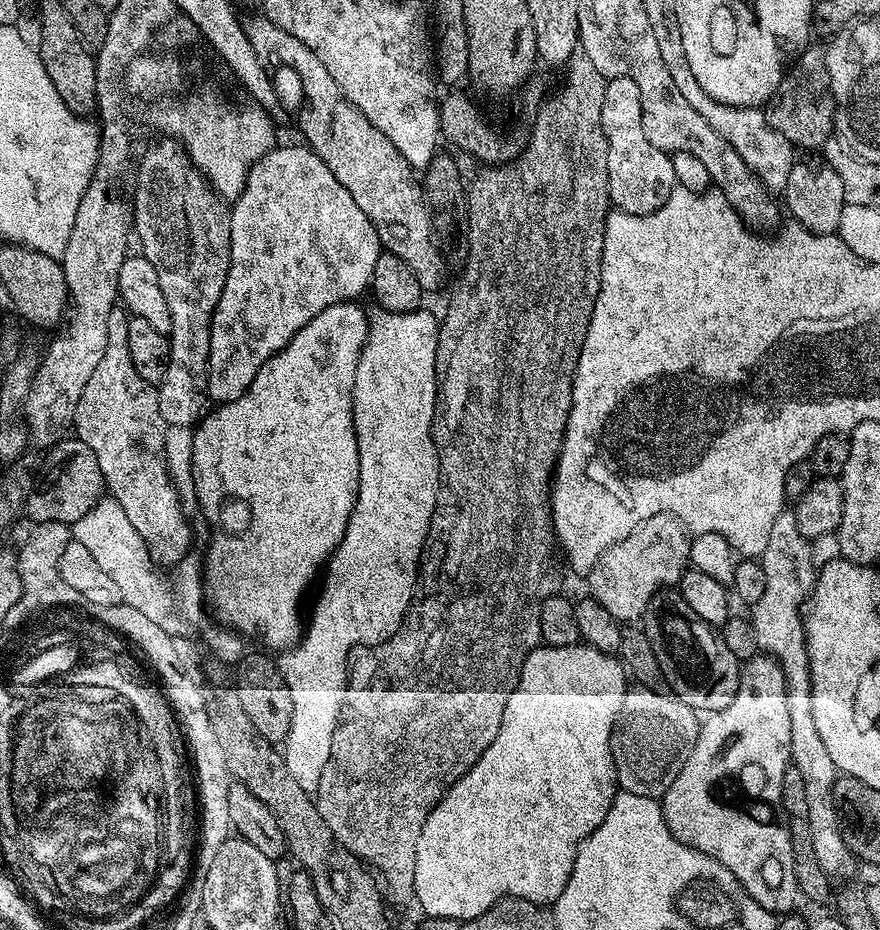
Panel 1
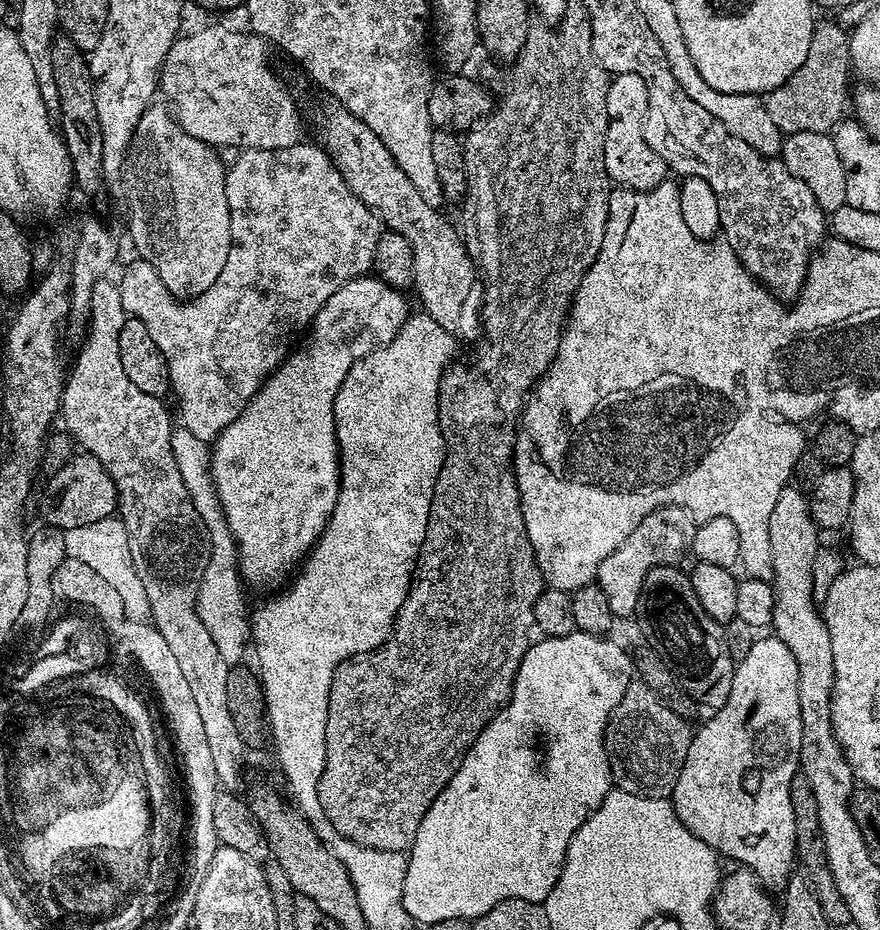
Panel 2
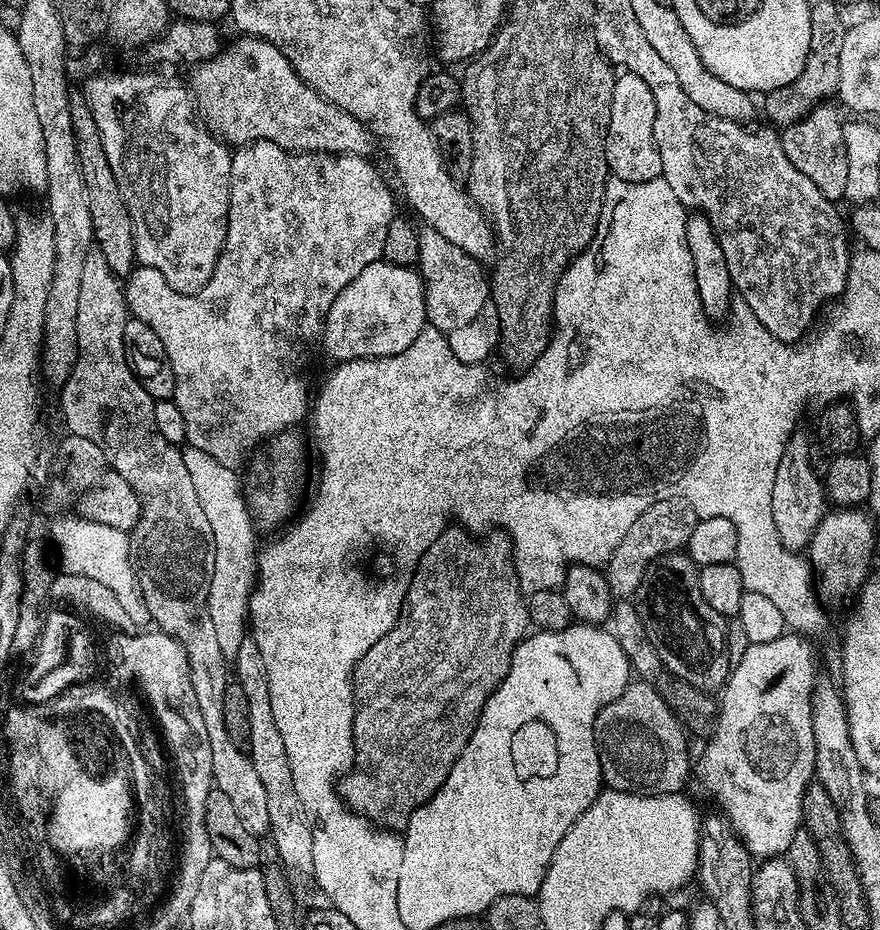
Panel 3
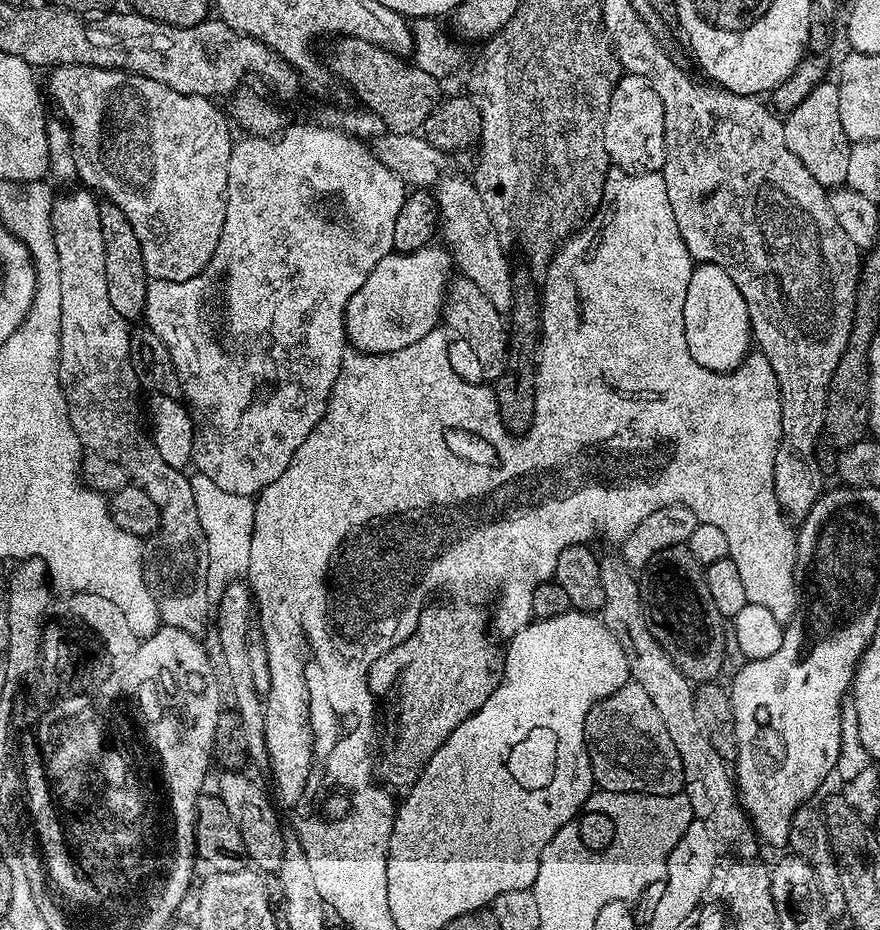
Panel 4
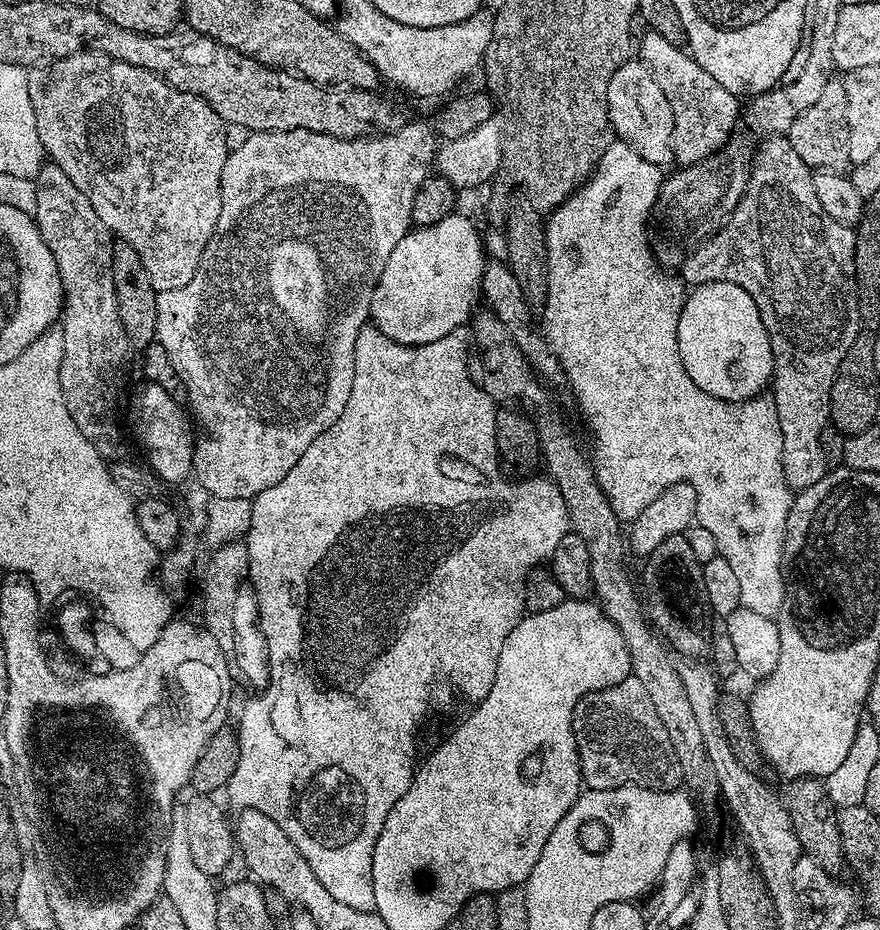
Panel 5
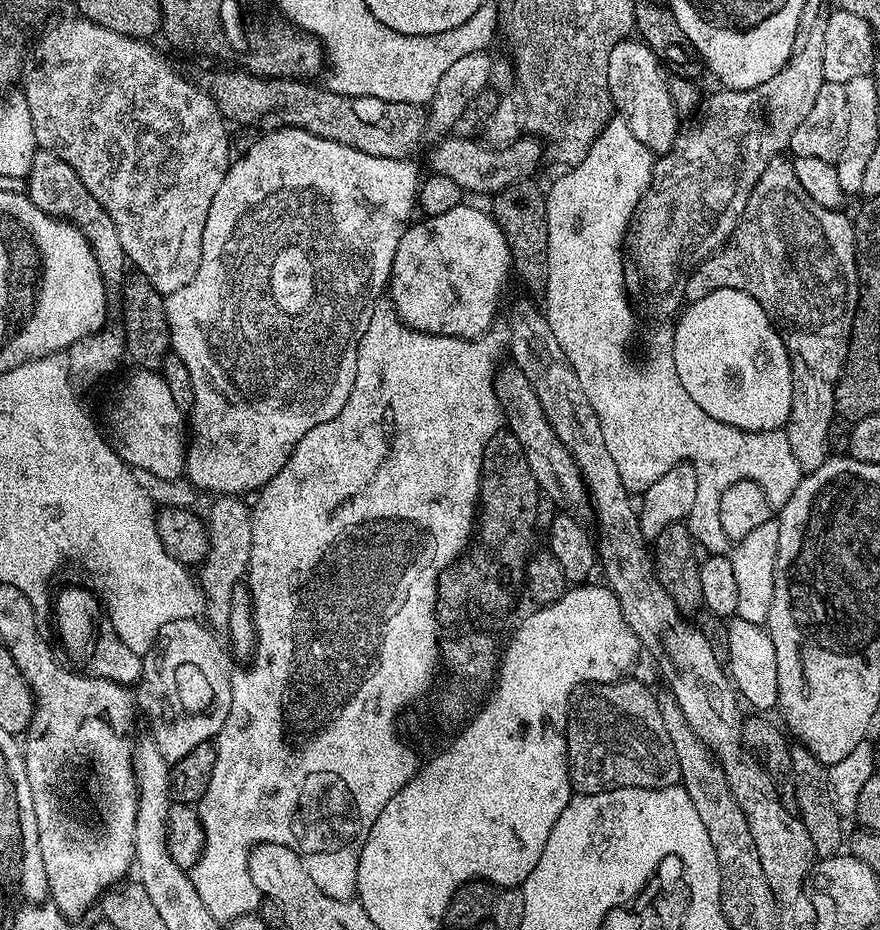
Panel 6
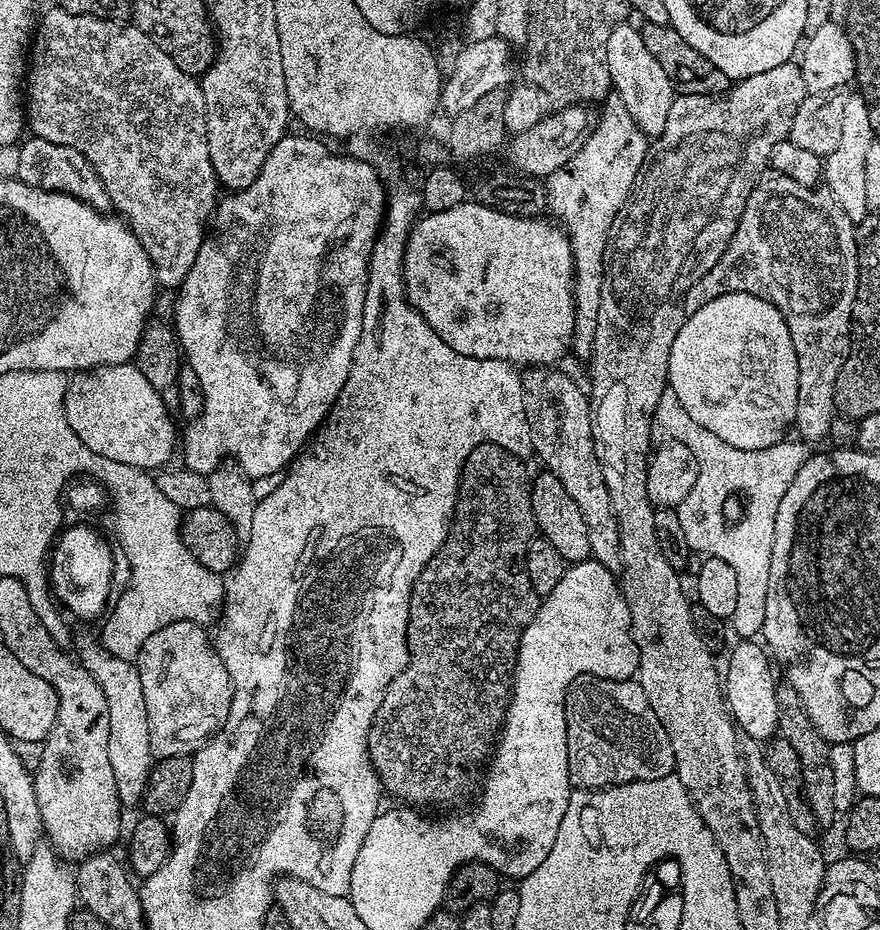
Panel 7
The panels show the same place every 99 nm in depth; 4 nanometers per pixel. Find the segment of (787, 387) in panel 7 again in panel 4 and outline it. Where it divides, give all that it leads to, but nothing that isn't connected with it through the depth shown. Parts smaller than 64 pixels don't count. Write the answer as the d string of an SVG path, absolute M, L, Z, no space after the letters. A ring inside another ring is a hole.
M697 263L690 274L690 282L686 286L686 306L684 307L684 329L686 330L686 346L690 350L690 358L711 372L732 372L740 367L745 356L754 344L750 314L746 310L746 298L742 298L742 290L734 286L734 278L722 270L717 264Z

